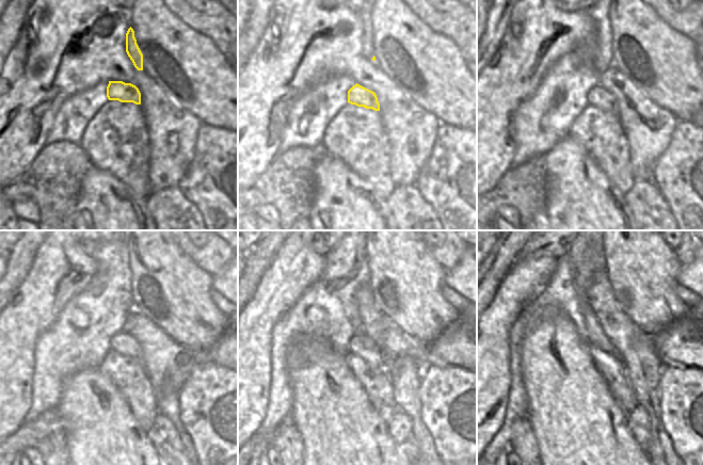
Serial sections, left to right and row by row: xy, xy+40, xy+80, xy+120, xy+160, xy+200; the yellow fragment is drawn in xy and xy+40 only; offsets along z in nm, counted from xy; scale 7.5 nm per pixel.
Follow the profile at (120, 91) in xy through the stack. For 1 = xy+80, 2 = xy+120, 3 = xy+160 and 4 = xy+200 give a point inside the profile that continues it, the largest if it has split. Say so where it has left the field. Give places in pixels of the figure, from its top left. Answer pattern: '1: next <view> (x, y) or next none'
1: next xy+80 (598, 97)
2: next xy+120 (122, 342)
3: next xy+160 (362, 345)
4: next xy+200 (611, 367)

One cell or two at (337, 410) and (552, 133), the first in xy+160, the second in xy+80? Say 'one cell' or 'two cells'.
two cells

